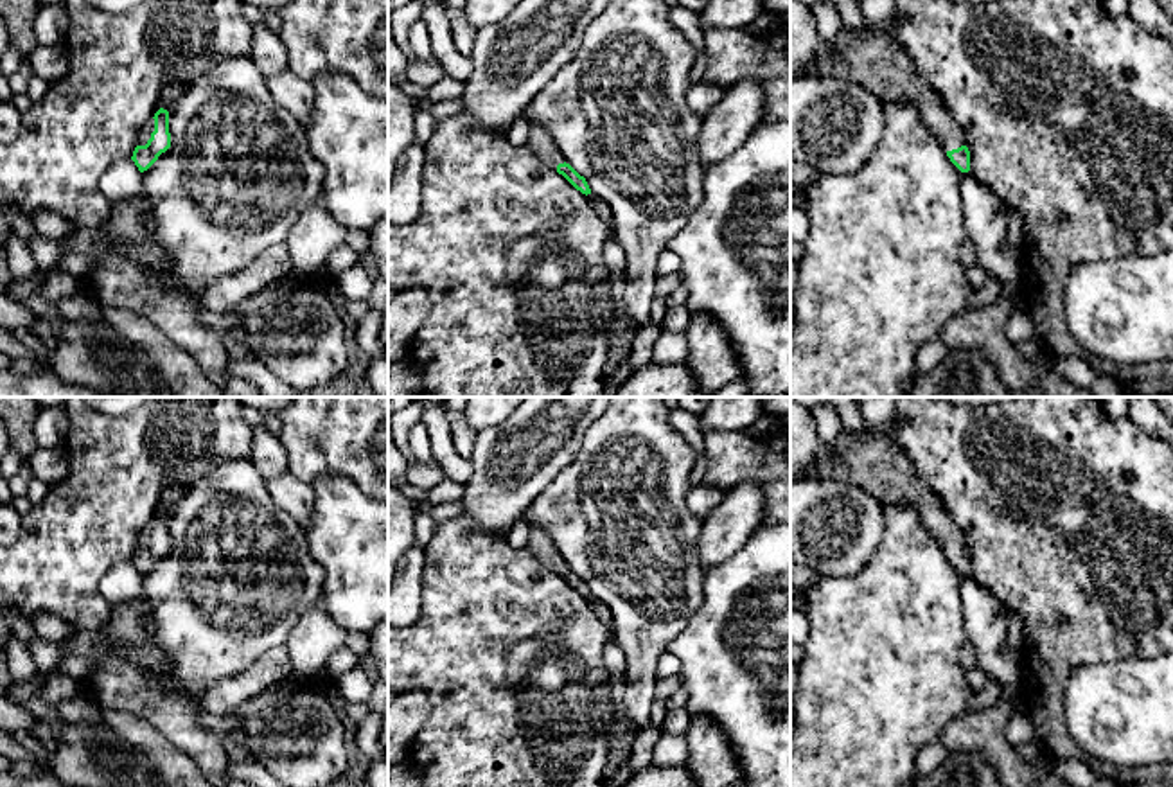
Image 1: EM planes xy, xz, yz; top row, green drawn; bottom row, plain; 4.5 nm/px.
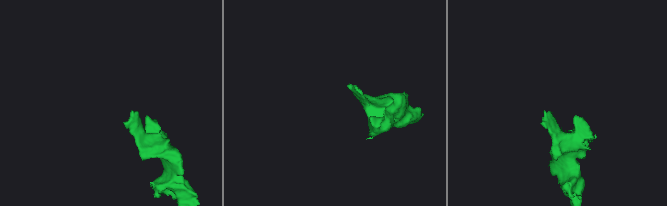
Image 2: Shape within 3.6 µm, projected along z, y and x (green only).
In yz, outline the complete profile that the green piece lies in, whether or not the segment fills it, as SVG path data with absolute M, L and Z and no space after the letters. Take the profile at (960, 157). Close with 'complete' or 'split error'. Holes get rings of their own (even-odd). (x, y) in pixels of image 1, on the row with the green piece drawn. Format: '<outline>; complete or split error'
M841 31L832 52L816 54L810 61L808 75L846 79L871 90L884 101L914 104L923 124L947 149L950 162L961 172L970 171L970 151L961 126L893 34Z; split error

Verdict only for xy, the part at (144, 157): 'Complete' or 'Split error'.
Split error

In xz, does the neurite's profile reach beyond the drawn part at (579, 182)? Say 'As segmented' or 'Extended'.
Extended

